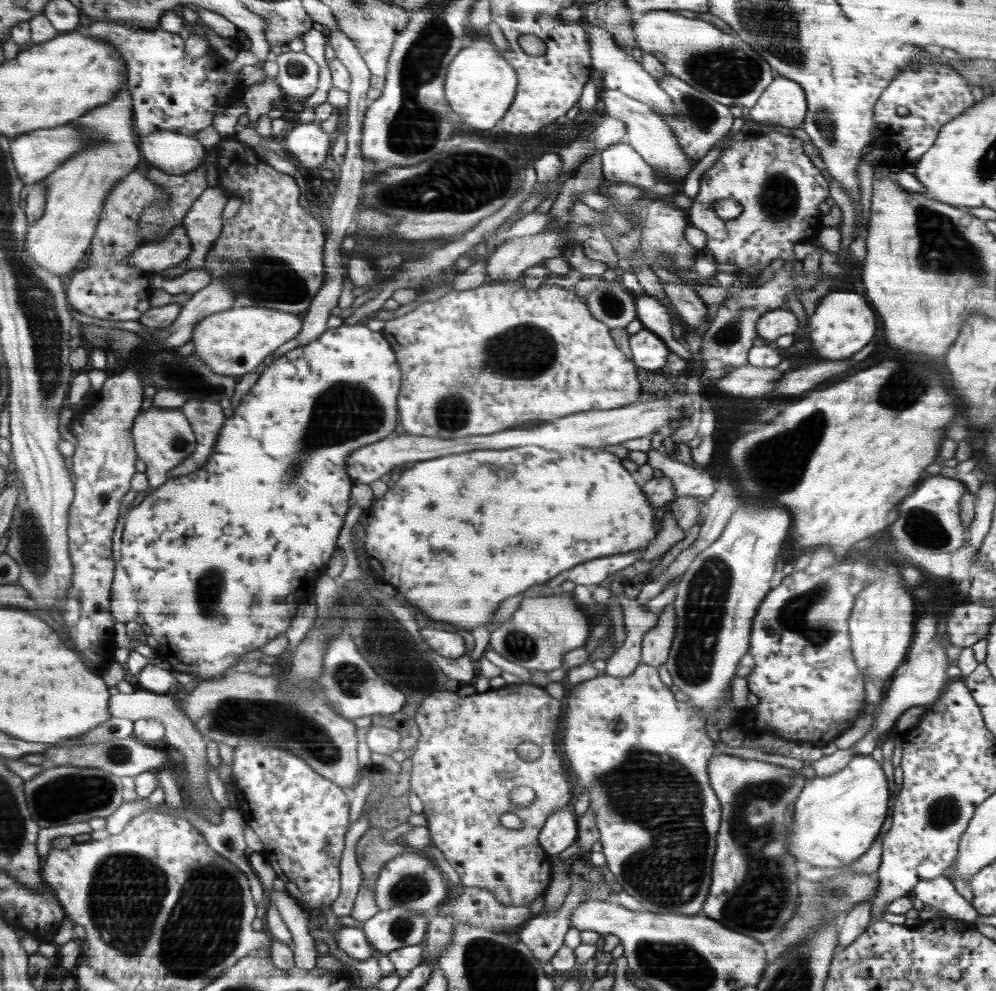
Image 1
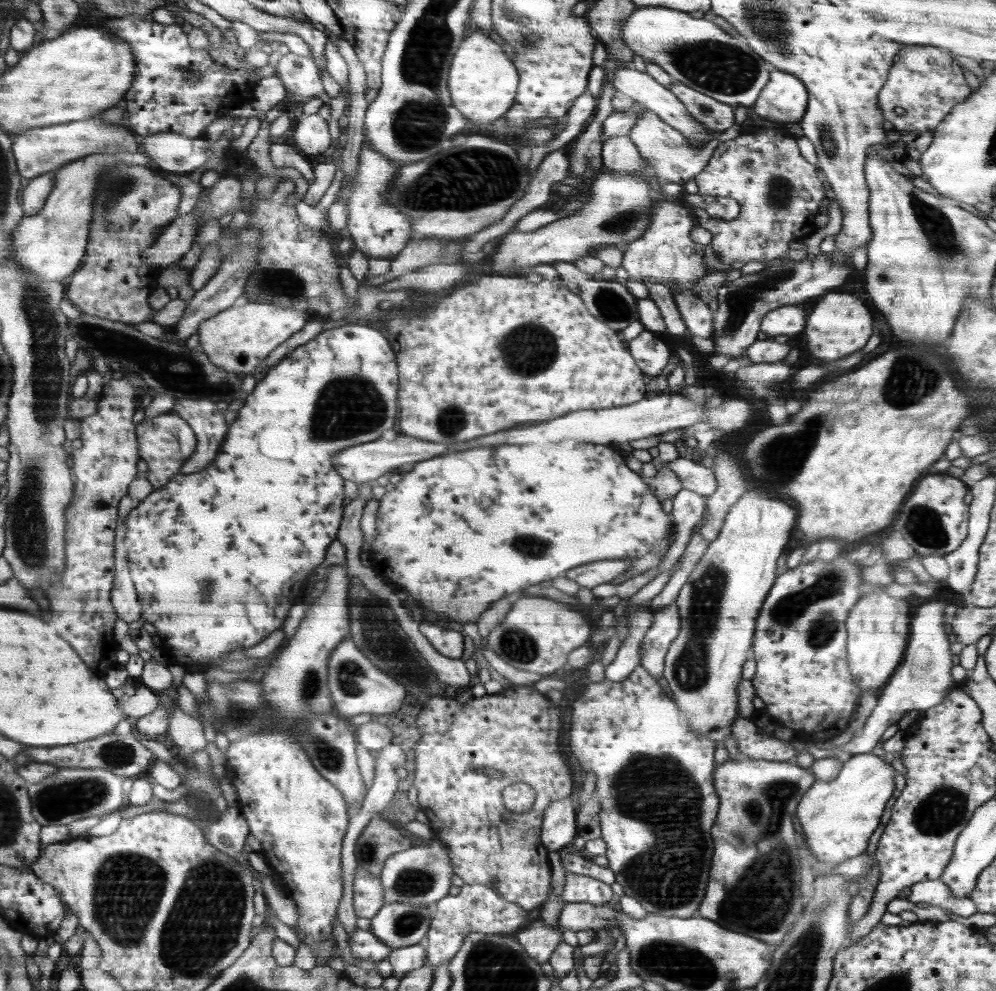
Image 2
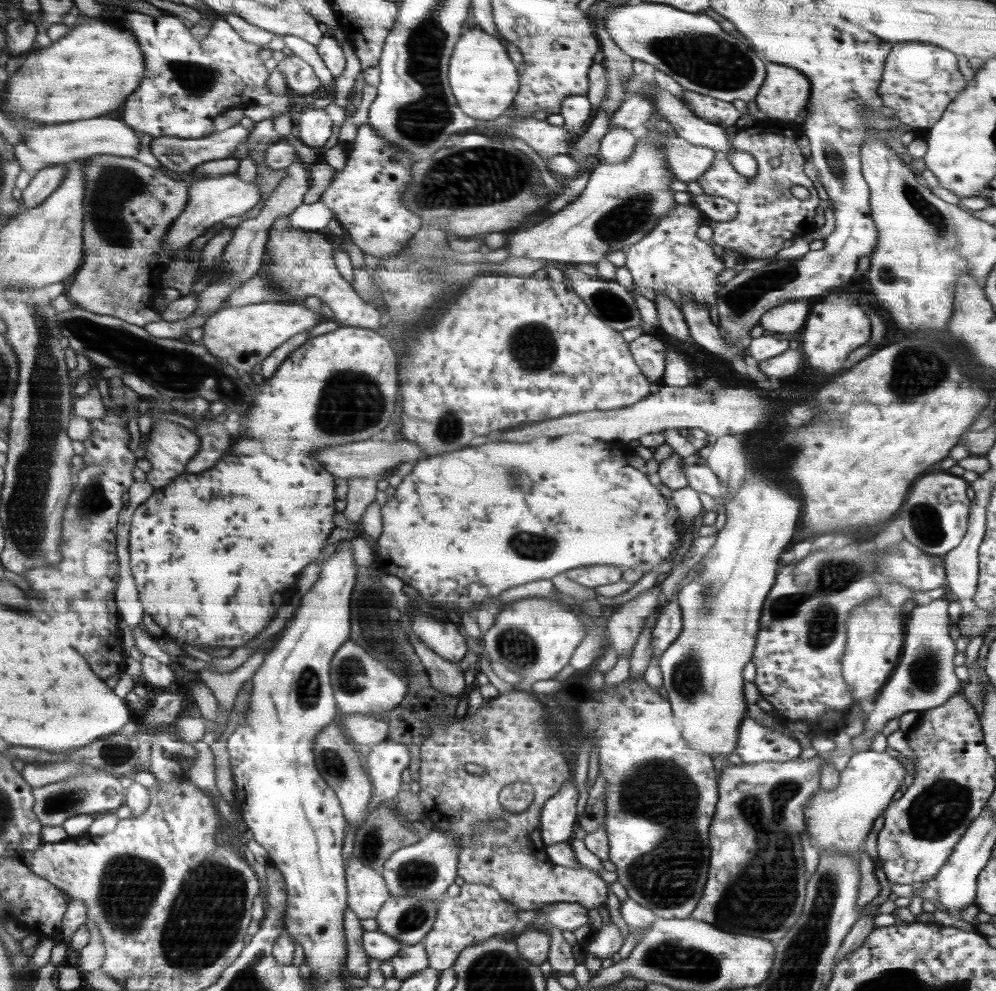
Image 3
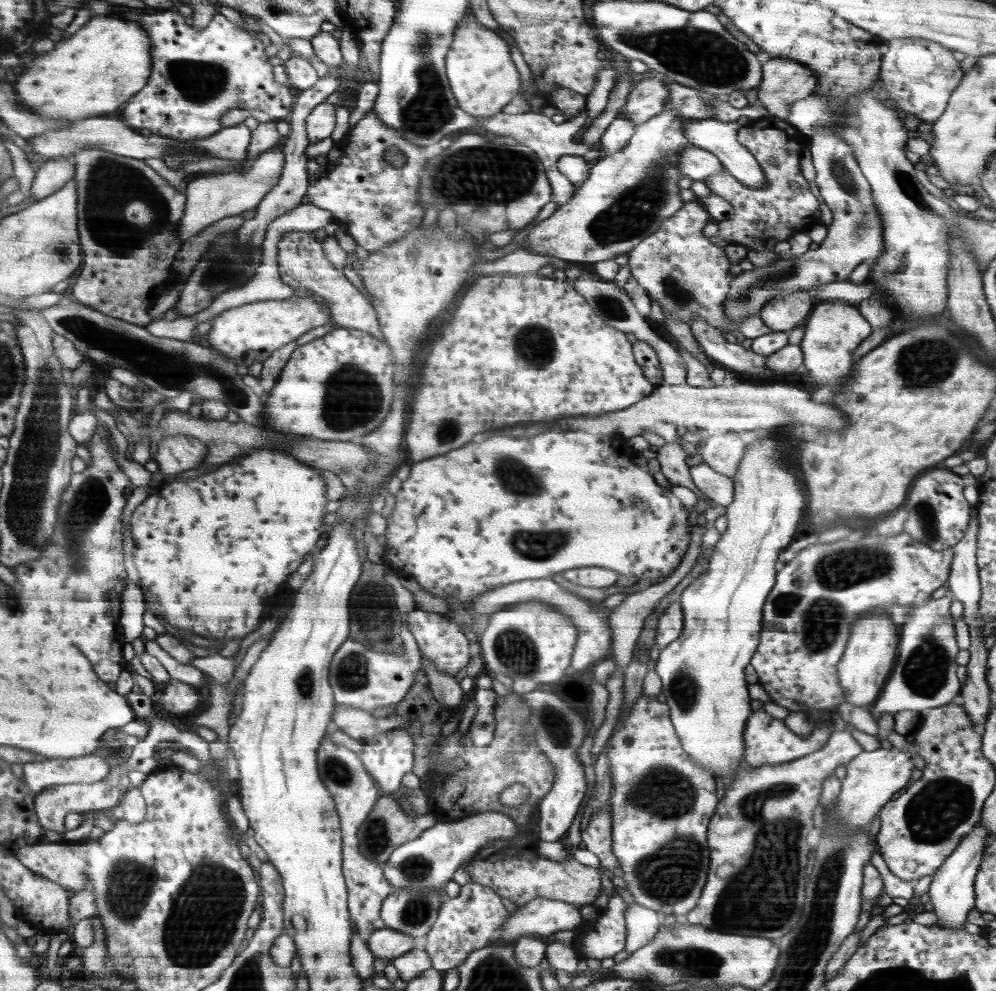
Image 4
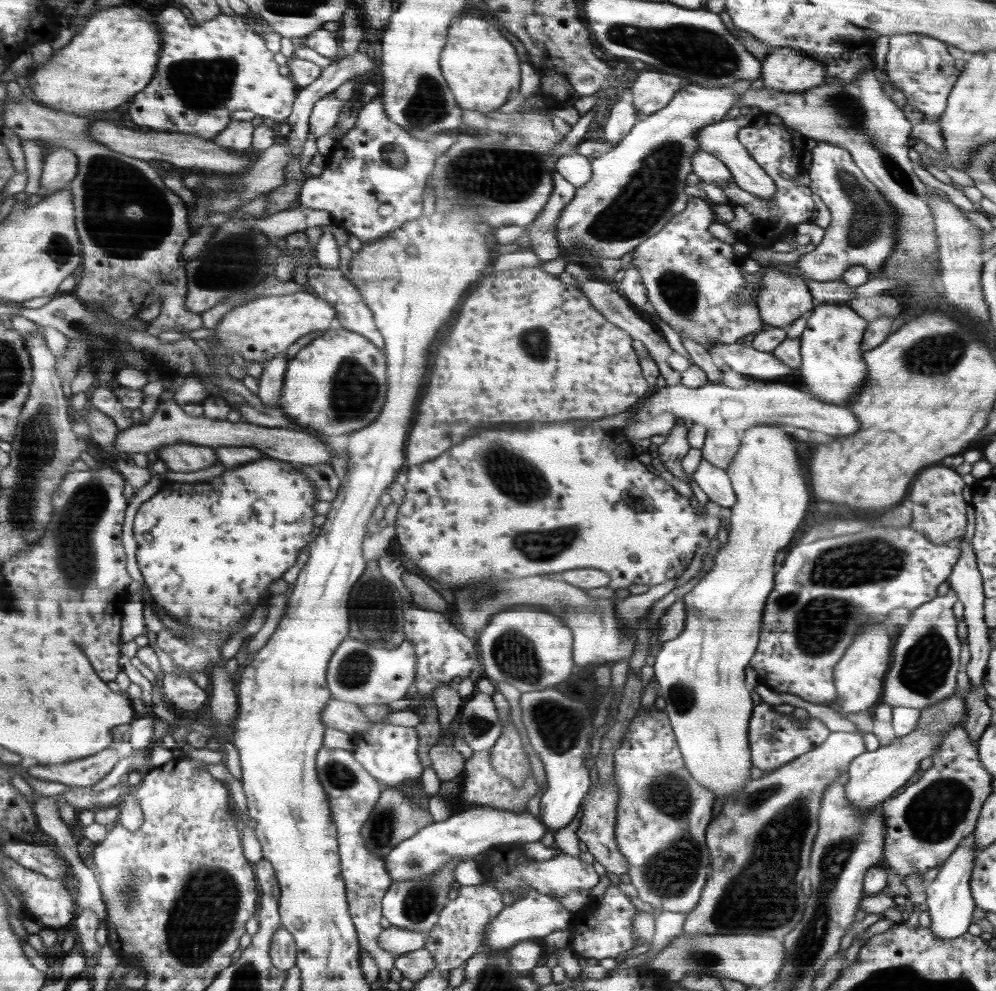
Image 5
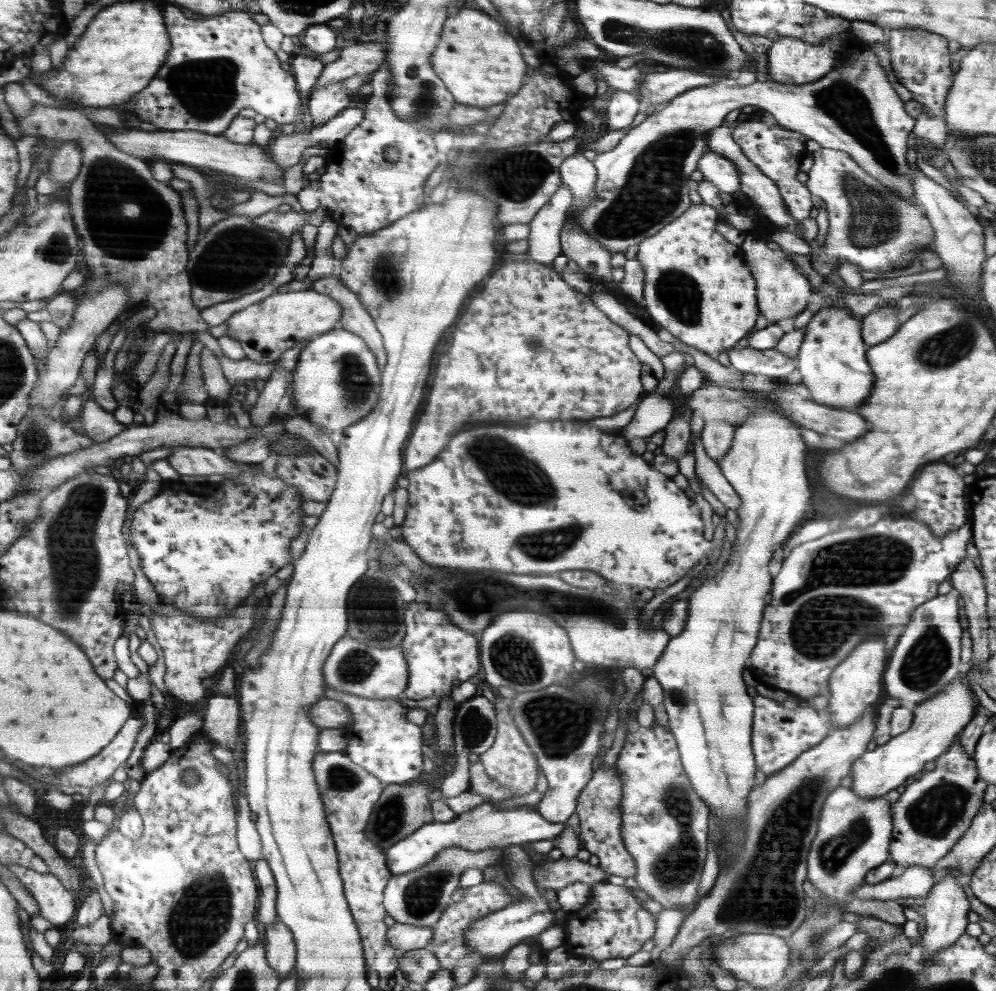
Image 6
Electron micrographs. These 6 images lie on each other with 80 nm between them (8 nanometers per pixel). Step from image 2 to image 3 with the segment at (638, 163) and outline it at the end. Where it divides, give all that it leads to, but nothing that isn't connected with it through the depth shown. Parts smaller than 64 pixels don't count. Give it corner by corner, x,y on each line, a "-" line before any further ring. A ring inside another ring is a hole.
612,128
602,138
599,147
600,158
608,164
626,162
633,153
636,145
637,132
624,128

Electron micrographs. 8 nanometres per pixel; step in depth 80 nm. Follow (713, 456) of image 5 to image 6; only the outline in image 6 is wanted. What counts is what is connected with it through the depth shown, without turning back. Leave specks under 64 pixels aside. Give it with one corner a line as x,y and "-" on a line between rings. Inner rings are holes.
706,422
700,436
705,453
712,460
722,460
733,443
735,428
727,422

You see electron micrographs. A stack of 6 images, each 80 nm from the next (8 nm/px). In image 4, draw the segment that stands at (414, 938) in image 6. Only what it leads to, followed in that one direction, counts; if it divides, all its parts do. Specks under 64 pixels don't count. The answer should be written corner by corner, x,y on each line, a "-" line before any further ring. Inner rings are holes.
386,927
376,930
367,940
367,947
376,958
390,958
391,960
415,949
416,946
418,946
418,942
414,940
413,936

